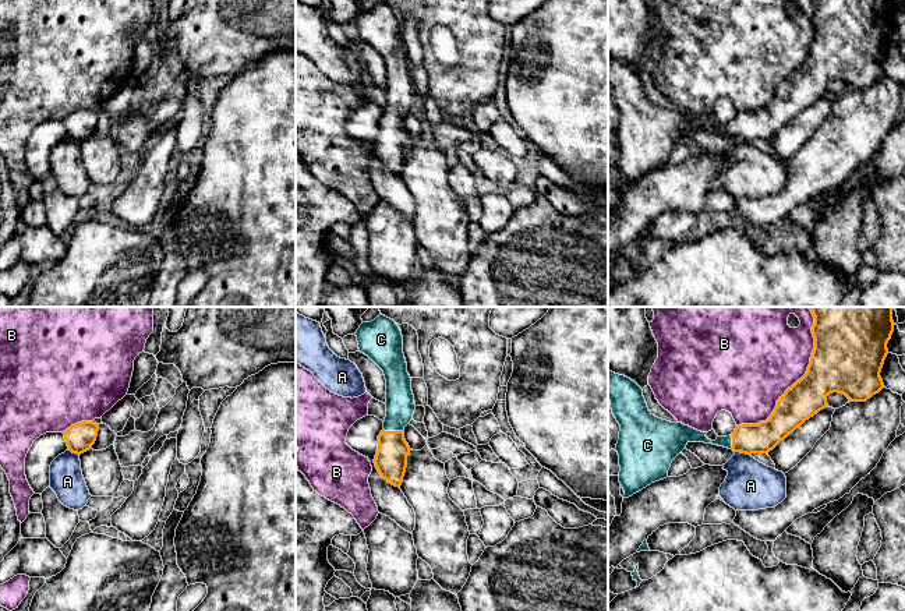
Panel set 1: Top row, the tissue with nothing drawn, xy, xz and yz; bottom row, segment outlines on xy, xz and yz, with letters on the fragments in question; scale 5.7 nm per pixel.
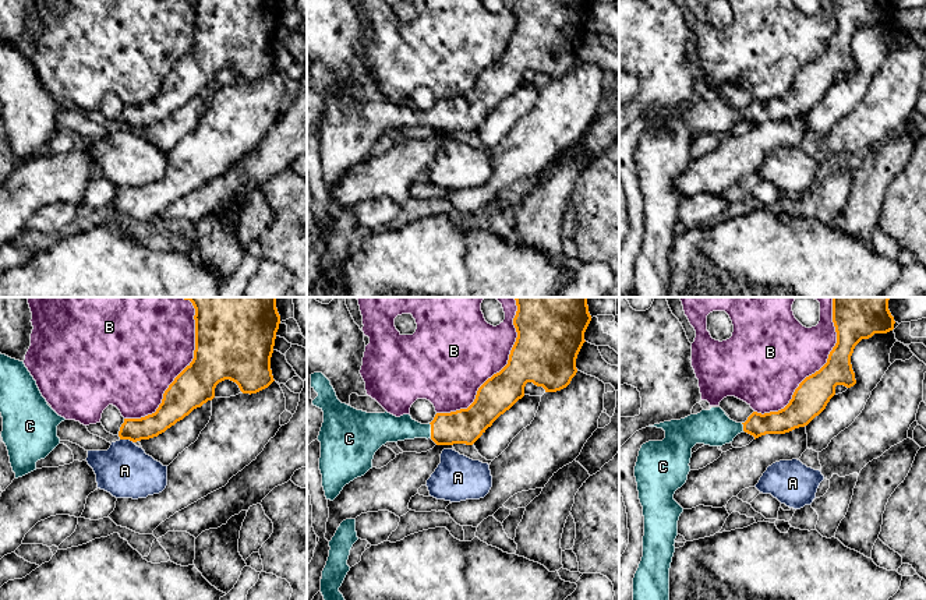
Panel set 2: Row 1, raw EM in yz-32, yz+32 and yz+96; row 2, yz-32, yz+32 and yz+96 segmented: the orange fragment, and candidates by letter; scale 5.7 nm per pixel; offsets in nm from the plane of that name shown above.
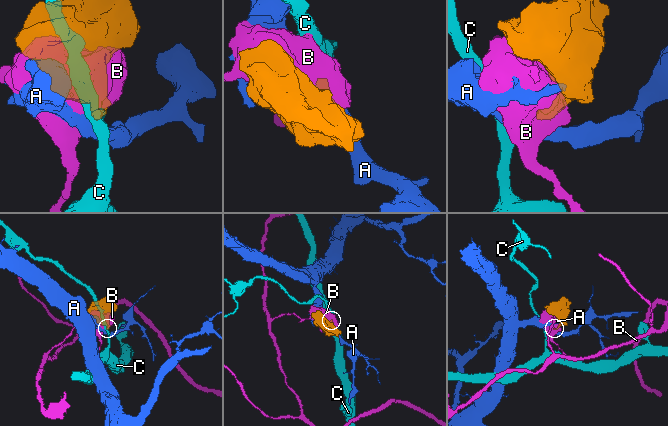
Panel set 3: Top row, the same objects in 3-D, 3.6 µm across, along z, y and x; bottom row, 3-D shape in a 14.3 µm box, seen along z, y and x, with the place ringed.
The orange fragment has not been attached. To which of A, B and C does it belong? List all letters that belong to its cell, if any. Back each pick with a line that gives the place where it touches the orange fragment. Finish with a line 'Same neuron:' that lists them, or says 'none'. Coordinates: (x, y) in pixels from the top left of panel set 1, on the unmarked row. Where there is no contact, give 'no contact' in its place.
C: contact xz (393, 119)
Same neuron: C

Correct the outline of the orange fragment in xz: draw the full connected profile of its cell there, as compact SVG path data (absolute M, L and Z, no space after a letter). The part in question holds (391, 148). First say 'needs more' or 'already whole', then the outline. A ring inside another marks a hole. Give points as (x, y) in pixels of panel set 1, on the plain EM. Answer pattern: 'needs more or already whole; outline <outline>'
needs more; outline M381 1L371 10L363 10L356 24L360 39L383 59L386 67L386 105L374 151L382 166L400 176L411 138L403 119L416 98L402 18Z

